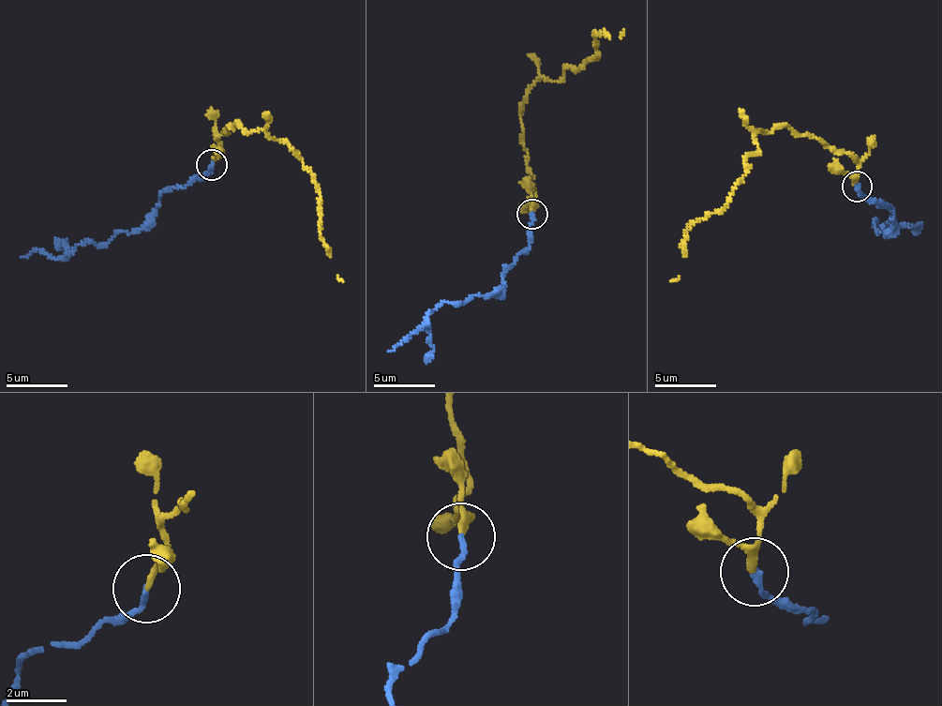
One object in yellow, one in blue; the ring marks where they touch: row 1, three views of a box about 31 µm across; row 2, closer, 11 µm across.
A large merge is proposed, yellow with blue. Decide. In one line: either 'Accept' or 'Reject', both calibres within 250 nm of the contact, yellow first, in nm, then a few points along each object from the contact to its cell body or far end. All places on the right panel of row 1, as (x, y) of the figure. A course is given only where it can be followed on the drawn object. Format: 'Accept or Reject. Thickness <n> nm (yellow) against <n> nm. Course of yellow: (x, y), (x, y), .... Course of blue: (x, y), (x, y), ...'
Accept. Thickness 200 nm (yellow) against 190 nm. Course of yellow: (856, 187), (850, 157), (786, 127), (758, 131), (759, 150), (722, 208), (690, 227), (671, 281). Course of blue: (856, 187), (890, 208), (893, 222), (889, 233), (880, 225), (877, 232), (873, 222), (884, 228), (894, 217)

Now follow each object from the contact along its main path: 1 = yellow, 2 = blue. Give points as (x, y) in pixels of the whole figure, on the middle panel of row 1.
1: (532, 213), (524, 99), (537, 81), (558, 81), (598, 53), (594, 35), (620, 37), (623, 30)
2: (532, 213), (531, 241), (502, 277), (505, 286), (490, 296), (441, 302), (401, 344), (388, 351)

